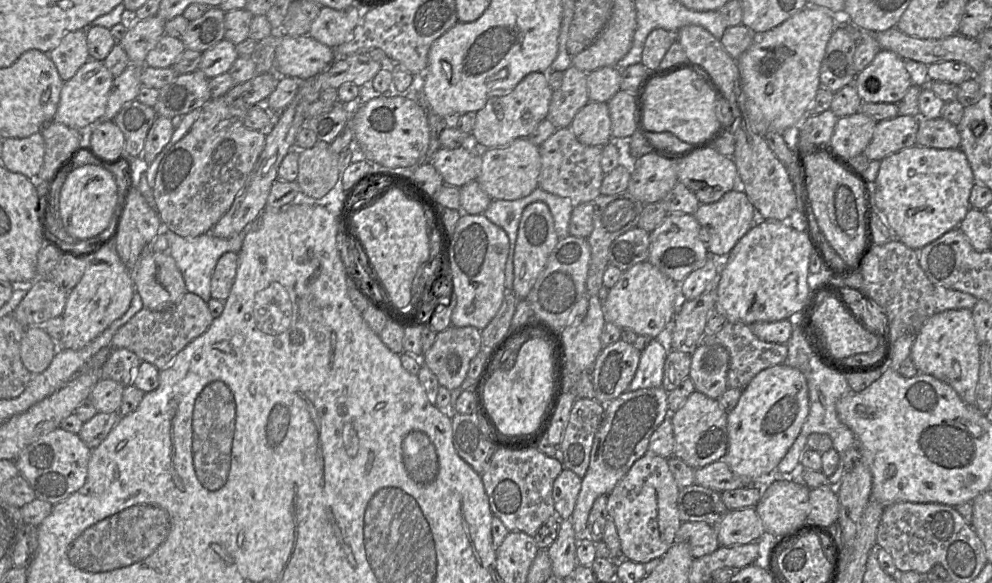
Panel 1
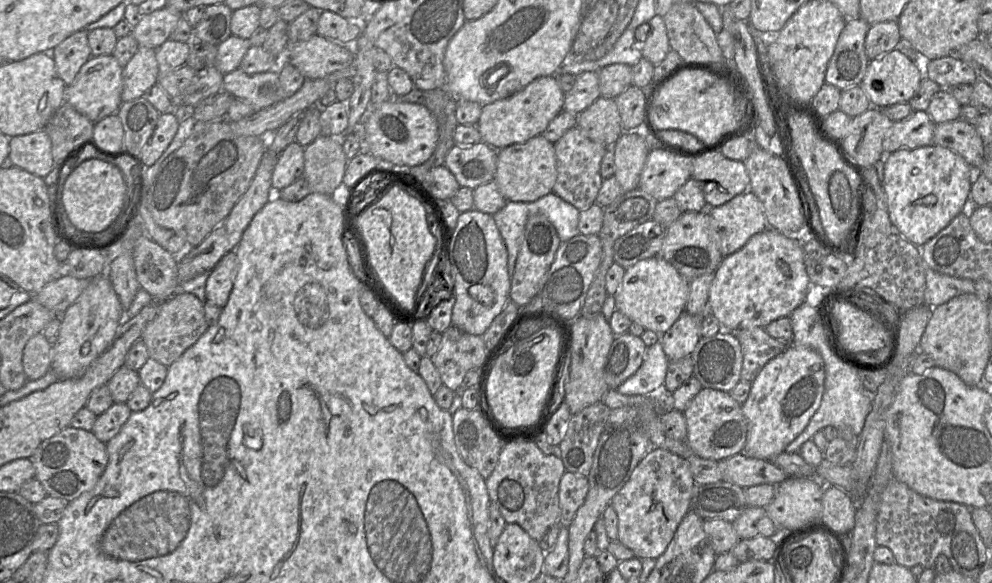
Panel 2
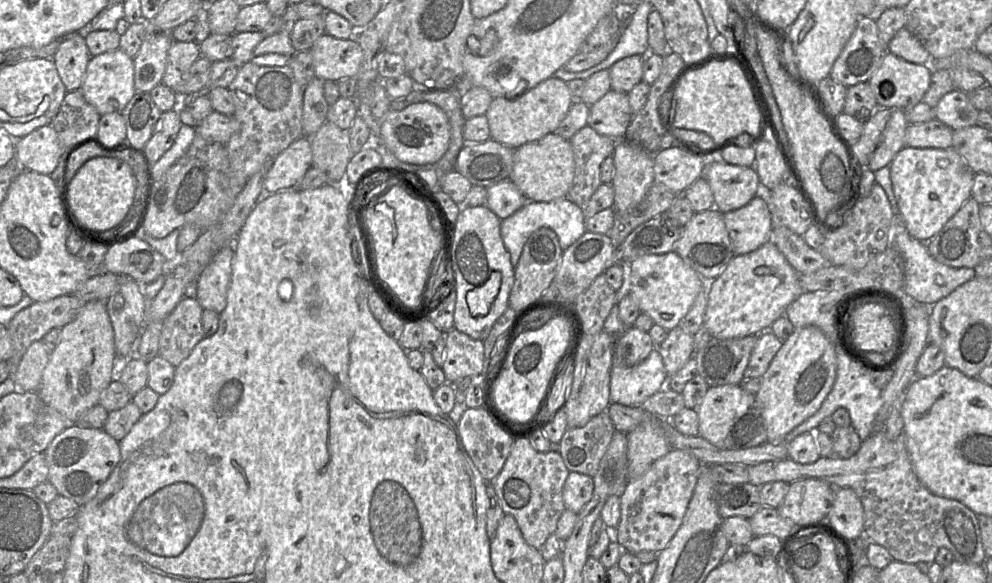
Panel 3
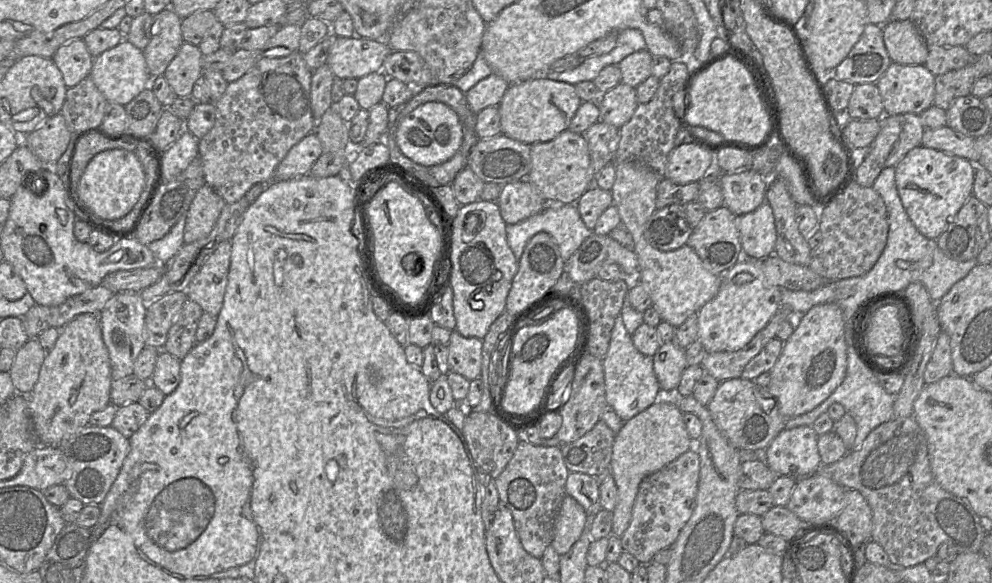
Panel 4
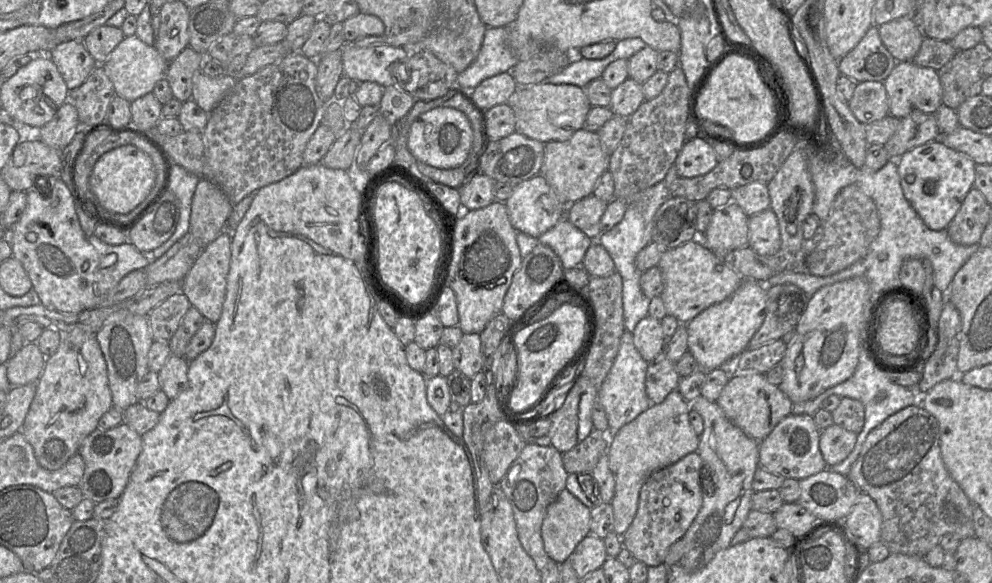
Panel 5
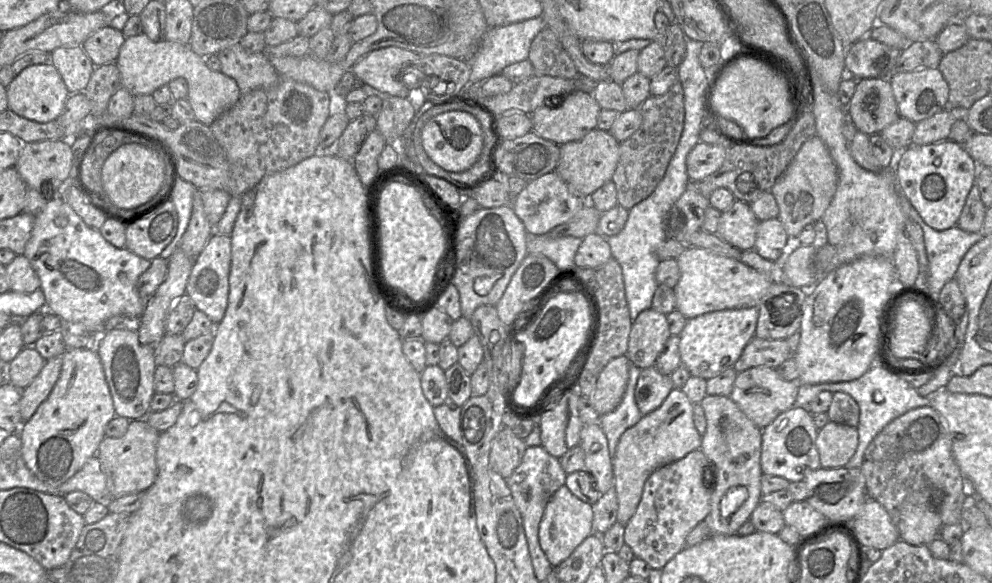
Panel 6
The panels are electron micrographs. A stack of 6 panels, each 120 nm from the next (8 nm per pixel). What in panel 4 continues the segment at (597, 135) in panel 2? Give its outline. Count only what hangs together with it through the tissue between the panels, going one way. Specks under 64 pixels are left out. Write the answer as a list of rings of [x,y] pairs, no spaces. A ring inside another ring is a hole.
[[[619,83],[602,95],[598,106],[599,121],[621,128],[631,119],[638,106],[636,89]]]

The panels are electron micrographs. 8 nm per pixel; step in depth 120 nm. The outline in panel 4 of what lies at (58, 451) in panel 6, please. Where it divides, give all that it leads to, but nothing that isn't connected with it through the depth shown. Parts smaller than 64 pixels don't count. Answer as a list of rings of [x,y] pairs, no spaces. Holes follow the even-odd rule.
[[[91,313],[78,315],[60,330],[60,336],[54,347],[46,353],[38,381],[27,395],[31,424],[39,443],[58,447],[63,439],[89,425],[91,415],[111,403],[112,381],[109,354],[103,342],[99,315]]]

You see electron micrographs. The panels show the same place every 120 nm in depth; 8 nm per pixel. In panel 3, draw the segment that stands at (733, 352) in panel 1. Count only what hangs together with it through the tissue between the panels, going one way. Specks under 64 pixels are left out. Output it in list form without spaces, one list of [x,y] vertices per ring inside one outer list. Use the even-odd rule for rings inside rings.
[[[770,330],[762,332],[752,350],[748,366],[744,371],[744,380],[762,377],[782,344],[783,341],[778,339]]]

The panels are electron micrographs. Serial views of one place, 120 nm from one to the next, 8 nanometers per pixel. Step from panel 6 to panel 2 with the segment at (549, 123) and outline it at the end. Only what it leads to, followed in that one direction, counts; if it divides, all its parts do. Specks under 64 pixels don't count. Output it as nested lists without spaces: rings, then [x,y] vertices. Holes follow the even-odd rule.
[[[550,75],[538,77],[514,95],[483,106],[476,124],[481,141],[500,150],[541,135],[549,122],[563,110],[564,97],[556,76]]]

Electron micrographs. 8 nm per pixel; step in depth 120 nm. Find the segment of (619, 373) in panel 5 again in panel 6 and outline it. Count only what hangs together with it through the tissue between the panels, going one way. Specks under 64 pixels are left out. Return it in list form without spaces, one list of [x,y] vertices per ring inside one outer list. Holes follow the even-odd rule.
[[[630,364],[629,378],[620,404],[612,412],[599,418],[599,424],[608,441],[609,454],[612,460],[621,435],[628,428],[638,423],[643,416],[635,401],[635,388],[640,372],[641,369]]]

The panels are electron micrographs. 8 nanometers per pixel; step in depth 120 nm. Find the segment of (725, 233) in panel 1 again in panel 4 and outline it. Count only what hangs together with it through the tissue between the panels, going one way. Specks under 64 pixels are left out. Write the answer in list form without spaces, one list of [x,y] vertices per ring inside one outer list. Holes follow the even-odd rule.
[[[766,201],[755,210],[738,216],[738,230],[742,252],[746,258],[763,259],[774,254],[776,229],[771,206]]]

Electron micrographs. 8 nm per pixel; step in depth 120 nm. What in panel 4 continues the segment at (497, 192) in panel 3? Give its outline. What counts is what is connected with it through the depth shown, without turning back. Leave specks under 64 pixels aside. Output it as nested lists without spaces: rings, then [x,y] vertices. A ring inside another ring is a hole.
[[[529,180],[503,185],[497,203],[506,224],[516,224],[545,208],[545,199]]]

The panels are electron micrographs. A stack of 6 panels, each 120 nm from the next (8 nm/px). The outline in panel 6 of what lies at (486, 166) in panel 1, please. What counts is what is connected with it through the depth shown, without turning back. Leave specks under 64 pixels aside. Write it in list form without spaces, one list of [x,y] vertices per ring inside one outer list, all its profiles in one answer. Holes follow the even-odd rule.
[[[596,128],[581,140],[560,146],[560,159],[555,172],[574,194],[588,201],[598,188],[612,180],[619,161],[620,144],[608,131]]]

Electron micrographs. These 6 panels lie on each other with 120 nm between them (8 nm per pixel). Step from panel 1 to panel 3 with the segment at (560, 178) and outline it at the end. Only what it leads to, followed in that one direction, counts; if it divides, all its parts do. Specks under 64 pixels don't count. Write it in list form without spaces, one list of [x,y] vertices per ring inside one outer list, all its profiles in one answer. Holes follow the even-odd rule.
[[[586,125],[569,141],[574,152],[575,172],[566,198],[584,208],[602,184],[600,166],[605,158],[613,154],[618,140],[601,135]]]

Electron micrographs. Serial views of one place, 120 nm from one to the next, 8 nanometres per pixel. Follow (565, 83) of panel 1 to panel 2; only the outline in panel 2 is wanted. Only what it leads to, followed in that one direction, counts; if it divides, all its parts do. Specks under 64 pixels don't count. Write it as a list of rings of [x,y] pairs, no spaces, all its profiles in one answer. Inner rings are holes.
[[[583,72],[575,76],[572,89],[565,93],[563,110],[579,115],[600,96],[598,72]]]

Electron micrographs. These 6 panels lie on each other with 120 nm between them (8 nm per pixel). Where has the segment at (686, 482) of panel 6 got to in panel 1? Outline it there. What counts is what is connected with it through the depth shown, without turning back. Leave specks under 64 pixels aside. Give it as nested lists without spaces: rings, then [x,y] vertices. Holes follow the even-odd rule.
[[[648,451],[632,465],[607,496],[608,517],[614,521],[621,542],[621,559],[645,564],[667,553],[682,524],[677,506],[679,492],[668,459]]]

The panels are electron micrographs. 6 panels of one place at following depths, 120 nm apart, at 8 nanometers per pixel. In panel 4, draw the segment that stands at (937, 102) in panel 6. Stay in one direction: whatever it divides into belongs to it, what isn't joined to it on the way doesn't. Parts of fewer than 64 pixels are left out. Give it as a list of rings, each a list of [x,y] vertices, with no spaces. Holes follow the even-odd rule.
[[[892,62],[875,84],[882,97],[884,115],[919,115],[933,105],[935,76],[925,65]]]

